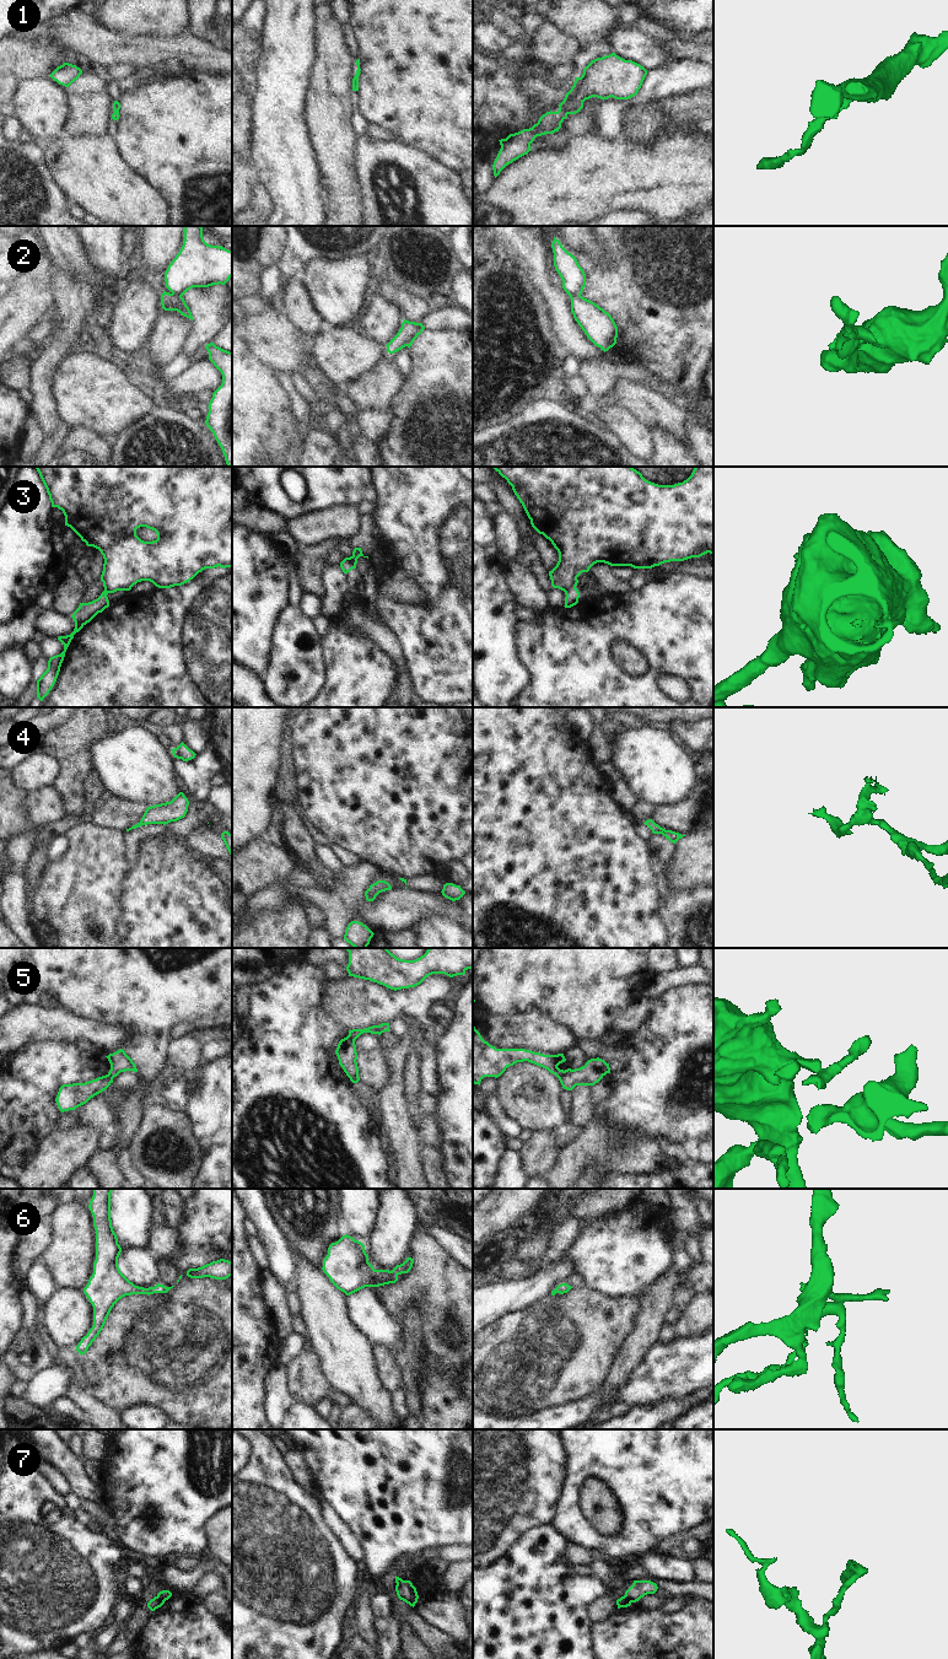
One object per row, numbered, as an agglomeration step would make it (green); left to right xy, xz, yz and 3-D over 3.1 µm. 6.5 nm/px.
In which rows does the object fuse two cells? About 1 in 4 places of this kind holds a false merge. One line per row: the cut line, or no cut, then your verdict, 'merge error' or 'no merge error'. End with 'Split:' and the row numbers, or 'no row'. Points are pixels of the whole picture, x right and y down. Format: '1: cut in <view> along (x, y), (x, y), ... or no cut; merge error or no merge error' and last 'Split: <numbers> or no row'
1: no cut; no merge error
2: cut in yz along (580, 294), (574, 294), (570, 297); merge error
3: cut in xz along (346, 558), (355, 567); merge error
4: no cut; no merge error
5: cut in yz along (565, 1071), (559, 1078); merge error
6: no cut; no merge error
7: cut in xy along (157, 1595), (163, 1601); merge error
Split: 2, 3, 5, 7

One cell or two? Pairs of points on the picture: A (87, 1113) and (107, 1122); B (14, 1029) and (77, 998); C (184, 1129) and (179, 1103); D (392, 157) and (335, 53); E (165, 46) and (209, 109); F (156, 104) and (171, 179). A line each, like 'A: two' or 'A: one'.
A: one
B: two
C: two
D: two
E: two
F: one

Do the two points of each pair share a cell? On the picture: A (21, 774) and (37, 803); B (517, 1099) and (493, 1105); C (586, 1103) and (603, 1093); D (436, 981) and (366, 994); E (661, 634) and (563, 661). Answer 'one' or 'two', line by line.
A: two
B: two
C: two
D: one
E: one

